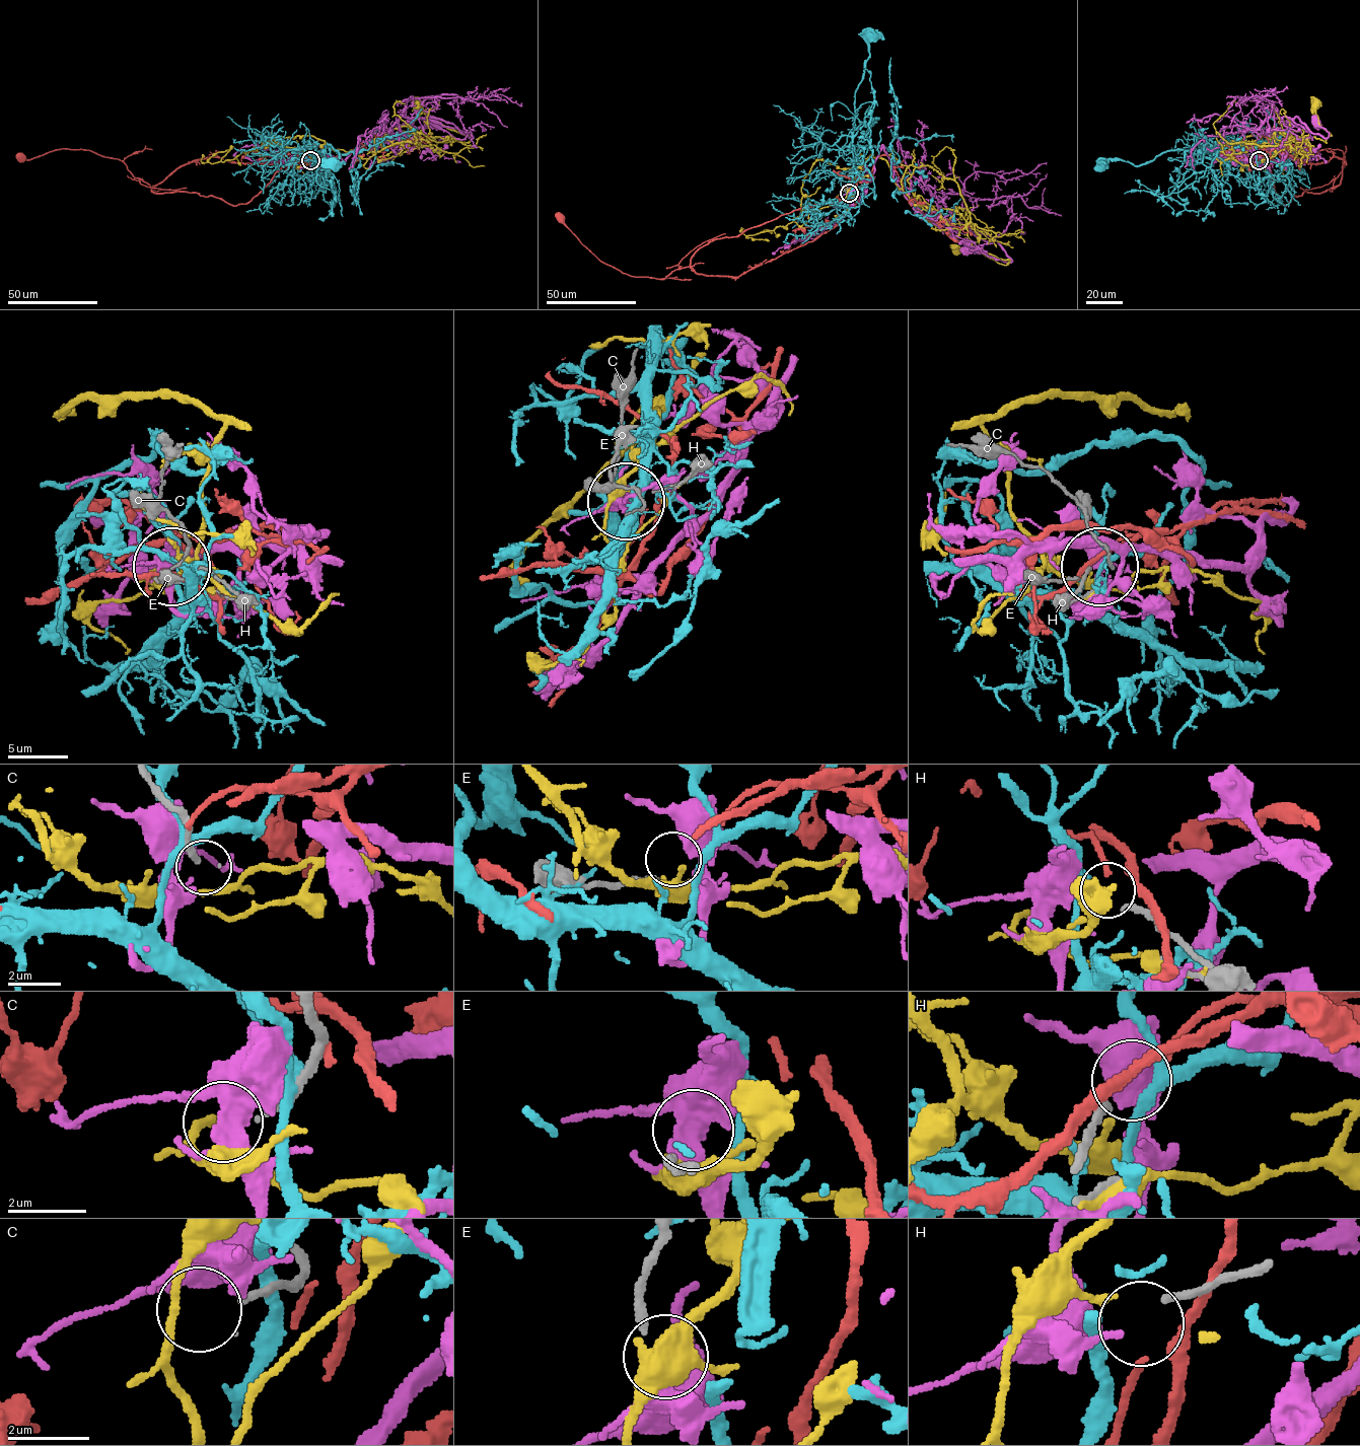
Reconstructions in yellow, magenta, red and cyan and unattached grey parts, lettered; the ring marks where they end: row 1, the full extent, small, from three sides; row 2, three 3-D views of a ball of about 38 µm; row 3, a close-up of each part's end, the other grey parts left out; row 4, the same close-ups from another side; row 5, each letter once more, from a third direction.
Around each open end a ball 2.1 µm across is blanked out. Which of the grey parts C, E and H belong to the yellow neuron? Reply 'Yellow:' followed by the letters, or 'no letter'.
Yellow: no letter

